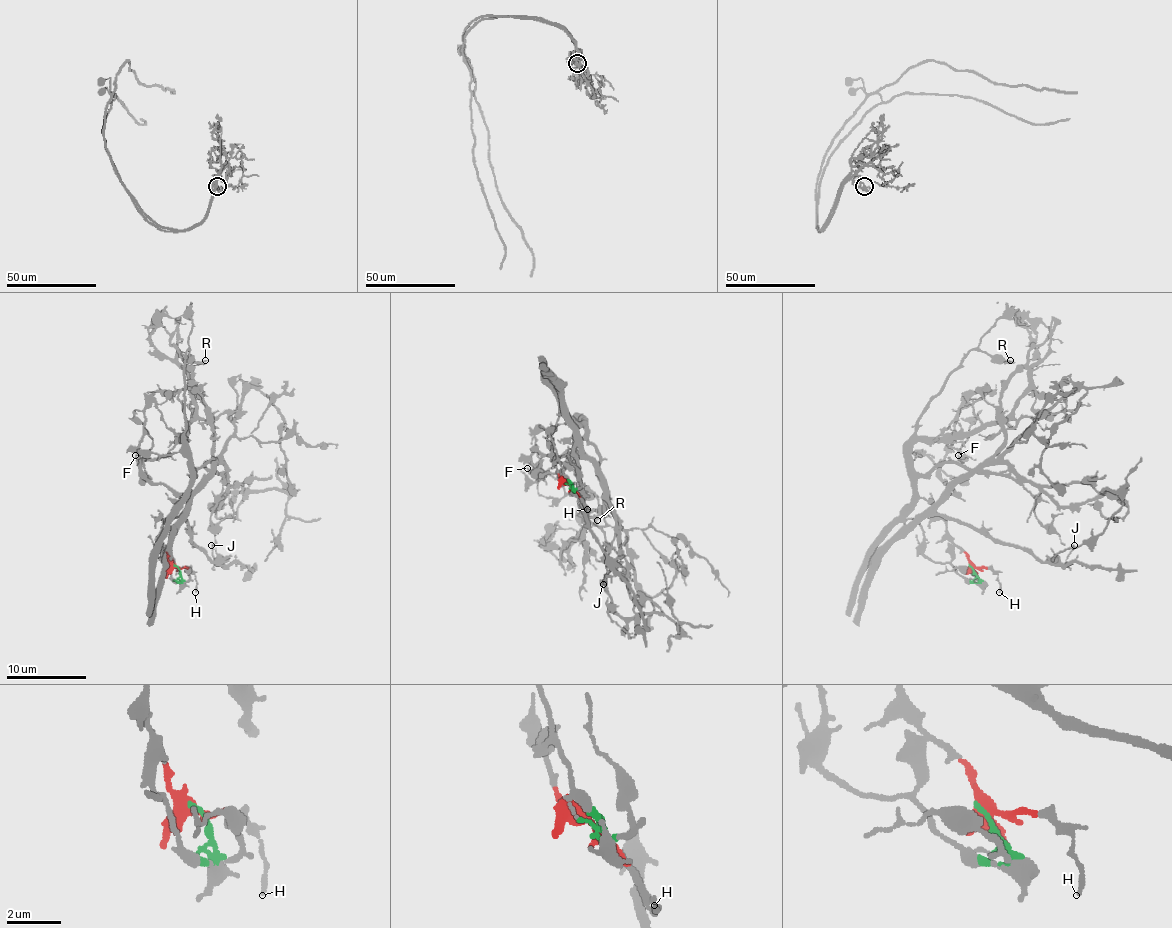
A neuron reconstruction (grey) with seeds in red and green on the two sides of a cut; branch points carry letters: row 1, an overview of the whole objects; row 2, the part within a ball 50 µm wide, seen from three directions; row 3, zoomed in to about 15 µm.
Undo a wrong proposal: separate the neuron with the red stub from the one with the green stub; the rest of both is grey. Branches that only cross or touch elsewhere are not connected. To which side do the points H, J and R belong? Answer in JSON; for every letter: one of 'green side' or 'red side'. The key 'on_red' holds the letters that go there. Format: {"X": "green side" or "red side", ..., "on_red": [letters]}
{"H": "red side", "J": "red side", "R": "green side", "on_red": ["H", "J"]}

